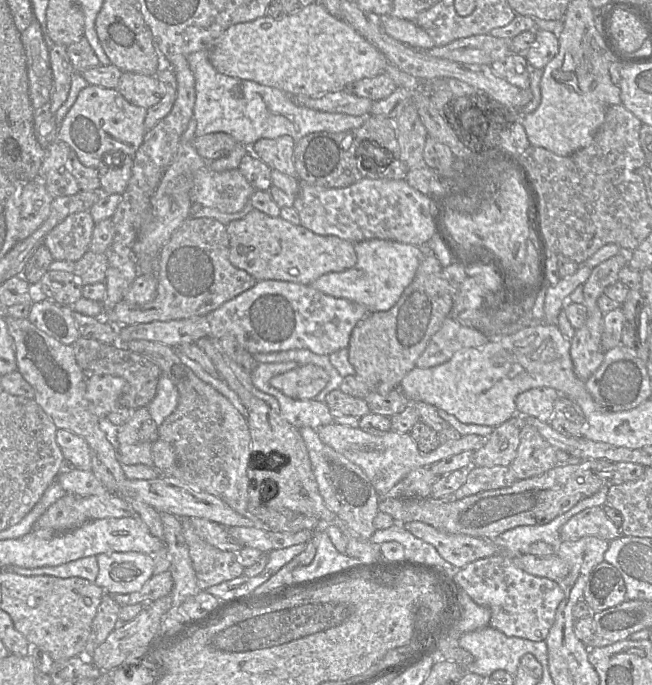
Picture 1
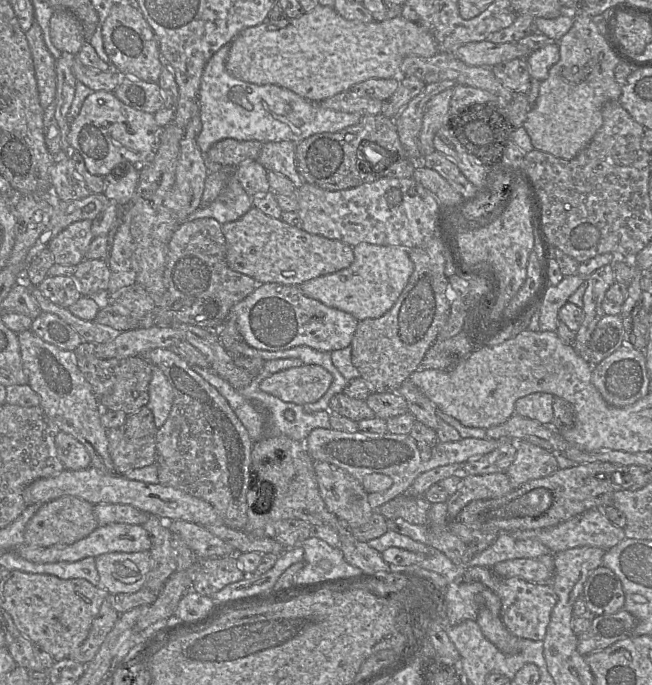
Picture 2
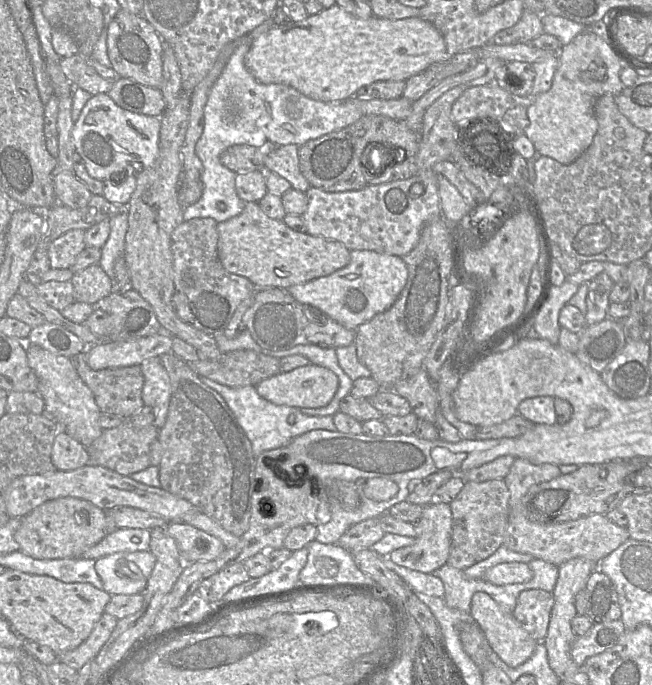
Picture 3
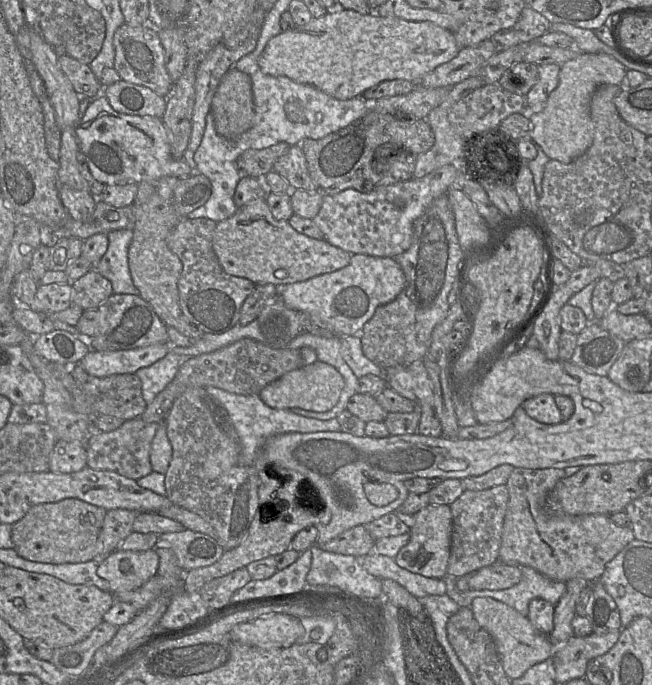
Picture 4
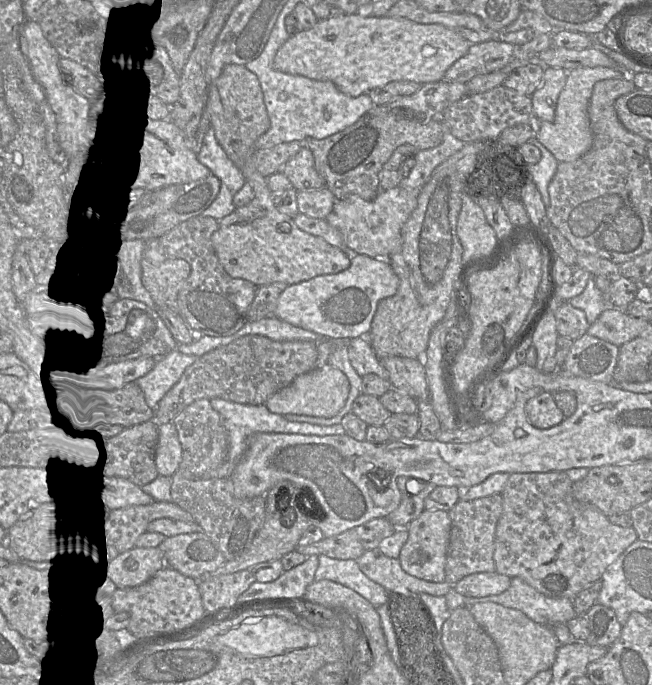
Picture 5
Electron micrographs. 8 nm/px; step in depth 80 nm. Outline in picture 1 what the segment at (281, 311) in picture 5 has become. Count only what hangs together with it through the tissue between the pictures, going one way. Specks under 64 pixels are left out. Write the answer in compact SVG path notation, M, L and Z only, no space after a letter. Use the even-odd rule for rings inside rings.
M370 239L354 243L354 249L357 262L352 268L324 274L314 280L311 287L326 295L364 305L368 313L391 309L413 281L424 257L424 248L392 240Z

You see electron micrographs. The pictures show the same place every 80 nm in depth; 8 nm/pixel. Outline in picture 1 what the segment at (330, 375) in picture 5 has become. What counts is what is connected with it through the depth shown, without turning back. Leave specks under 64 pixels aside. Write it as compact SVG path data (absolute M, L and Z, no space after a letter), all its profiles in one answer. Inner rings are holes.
M305 364L272 377L270 385L290 398L307 400L314 399L328 380L329 376L322 367Z

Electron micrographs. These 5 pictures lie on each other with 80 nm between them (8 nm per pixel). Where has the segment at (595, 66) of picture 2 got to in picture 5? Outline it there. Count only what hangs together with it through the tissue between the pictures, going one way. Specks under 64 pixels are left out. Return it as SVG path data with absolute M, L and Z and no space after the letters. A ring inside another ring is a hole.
M583 67L567 71L567 81L561 91L552 122L541 121L535 138L558 162L573 162L585 155L593 145L593 133L588 116L588 106L594 85L598 81L624 78L620 71L608 67Z

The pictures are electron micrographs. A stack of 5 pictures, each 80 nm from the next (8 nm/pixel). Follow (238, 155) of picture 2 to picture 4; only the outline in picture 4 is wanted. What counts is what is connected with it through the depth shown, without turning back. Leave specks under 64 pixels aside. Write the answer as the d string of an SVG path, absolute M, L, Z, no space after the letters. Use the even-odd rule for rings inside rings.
M285 142L277 143L263 149L249 149L237 159L237 167L241 174L258 179L273 170L276 161L285 155L291 145Z

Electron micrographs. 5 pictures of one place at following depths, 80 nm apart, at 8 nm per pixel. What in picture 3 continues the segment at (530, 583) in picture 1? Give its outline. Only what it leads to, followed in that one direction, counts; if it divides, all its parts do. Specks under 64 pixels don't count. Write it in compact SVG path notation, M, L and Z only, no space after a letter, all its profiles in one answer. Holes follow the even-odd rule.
M542 589L522 591L512 612L513 617L536 641L546 637L554 596Z

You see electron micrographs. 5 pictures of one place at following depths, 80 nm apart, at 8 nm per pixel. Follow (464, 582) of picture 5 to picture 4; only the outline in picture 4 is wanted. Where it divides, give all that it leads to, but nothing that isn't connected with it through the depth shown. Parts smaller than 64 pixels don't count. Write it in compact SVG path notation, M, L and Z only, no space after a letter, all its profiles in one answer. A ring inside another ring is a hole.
M494 563L478 569L469 578L470 590L503 590L520 582L522 572L519 566Z

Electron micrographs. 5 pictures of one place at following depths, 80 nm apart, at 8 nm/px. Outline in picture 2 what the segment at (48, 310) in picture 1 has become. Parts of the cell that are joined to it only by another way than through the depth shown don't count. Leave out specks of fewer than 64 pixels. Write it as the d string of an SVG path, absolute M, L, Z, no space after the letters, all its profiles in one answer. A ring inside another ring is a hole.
M42 312L32 320L31 331L62 350L74 351L84 340L65 321L53 313Z

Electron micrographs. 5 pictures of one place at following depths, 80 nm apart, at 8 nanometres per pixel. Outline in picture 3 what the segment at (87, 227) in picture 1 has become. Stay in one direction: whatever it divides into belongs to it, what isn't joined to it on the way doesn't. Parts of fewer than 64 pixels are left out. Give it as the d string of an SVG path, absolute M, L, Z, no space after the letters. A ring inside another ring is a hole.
M70 230L55 239L48 248L48 256L52 269L70 269L79 254L86 248L86 231Z

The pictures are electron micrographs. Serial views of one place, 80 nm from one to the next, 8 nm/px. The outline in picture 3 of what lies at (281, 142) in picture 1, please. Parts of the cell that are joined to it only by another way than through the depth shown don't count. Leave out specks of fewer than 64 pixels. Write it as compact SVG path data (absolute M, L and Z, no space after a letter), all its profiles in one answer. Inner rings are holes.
M295 144L278 146L266 157L264 170L285 178L294 190L306 192L311 185L300 171L299 147Z

